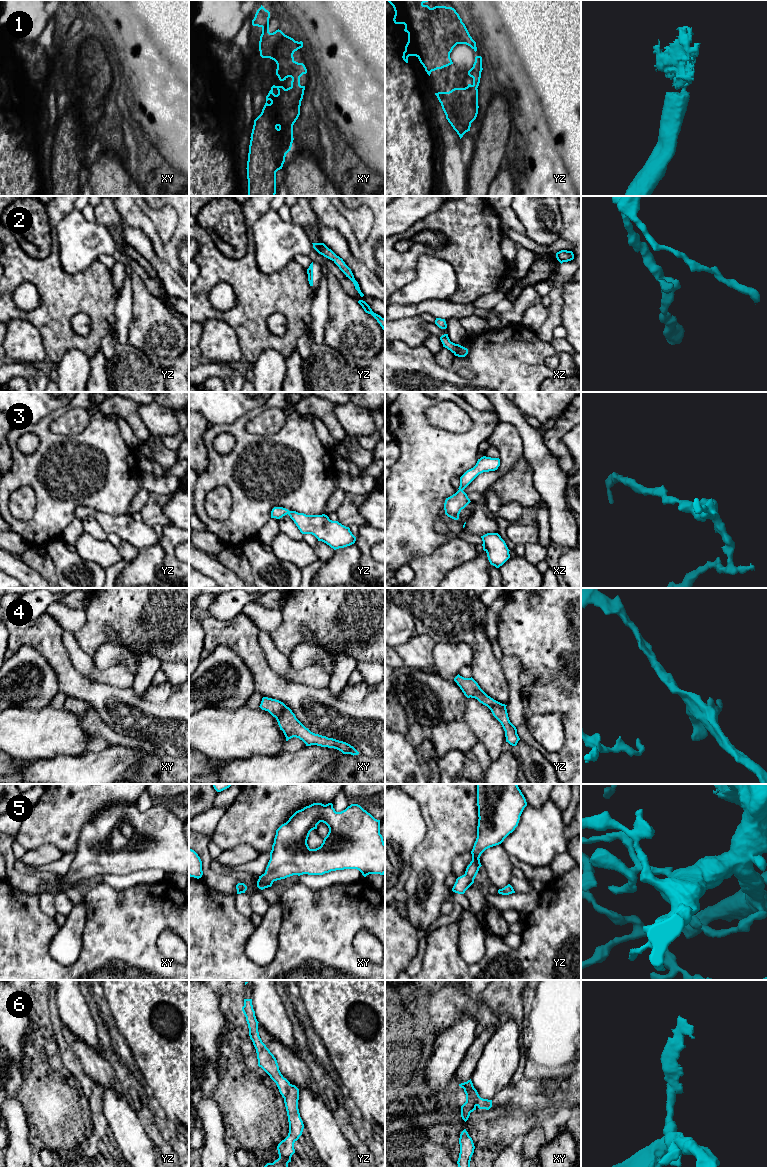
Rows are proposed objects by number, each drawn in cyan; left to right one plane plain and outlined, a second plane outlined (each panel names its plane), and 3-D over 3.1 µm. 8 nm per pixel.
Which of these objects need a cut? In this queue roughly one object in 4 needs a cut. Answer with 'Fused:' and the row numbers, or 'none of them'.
Fused: none of them

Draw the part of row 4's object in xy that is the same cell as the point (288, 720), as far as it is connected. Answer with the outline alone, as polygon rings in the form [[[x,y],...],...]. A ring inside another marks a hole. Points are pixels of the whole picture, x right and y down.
[[[263,697],[259,707],[276,718],[280,730],[283,731],[286,737],[286,741],[296,737],[302,740],[306,746],[317,745],[334,748],[343,754],[351,754],[353,756],[359,754],[353,746],[346,742],[311,732],[296,718],[292,710],[279,700]]]

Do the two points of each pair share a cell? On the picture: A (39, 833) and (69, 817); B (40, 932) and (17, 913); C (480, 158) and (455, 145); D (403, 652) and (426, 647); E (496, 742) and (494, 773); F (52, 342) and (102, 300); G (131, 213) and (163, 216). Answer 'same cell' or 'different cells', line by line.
A: same cell
B: same cell
C: different cells
D: same cell
E: different cells
F: same cell
G: different cells

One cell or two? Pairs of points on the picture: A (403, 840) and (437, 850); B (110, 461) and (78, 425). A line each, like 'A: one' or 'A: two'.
A: two
B: two

